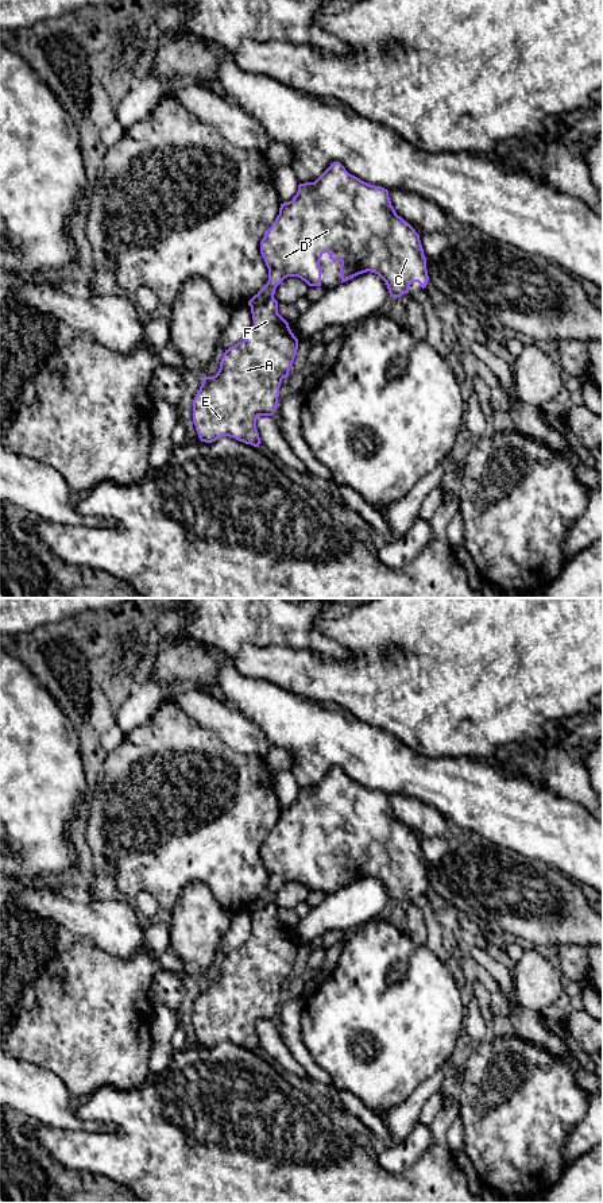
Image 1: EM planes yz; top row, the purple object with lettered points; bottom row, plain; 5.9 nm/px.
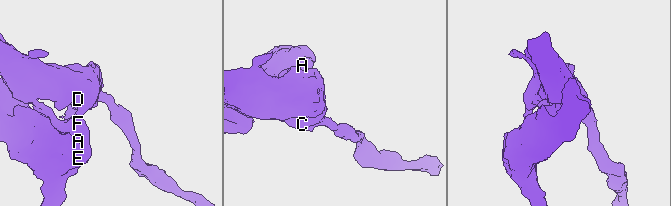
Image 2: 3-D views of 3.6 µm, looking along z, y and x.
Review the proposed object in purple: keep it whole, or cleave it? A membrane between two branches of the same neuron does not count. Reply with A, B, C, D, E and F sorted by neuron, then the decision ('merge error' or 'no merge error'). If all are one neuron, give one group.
groups A E F / B C D; merge error

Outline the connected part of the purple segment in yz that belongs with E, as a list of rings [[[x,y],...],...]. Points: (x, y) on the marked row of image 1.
[[[272,297],[251,308],[254,325],[247,338],[225,350],[213,377],[202,377],[193,400],[193,423],[201,442],[223,436],[259,447],[259,416],[272,416],[282,379],[289,377],[298,339],[278,313]]]

